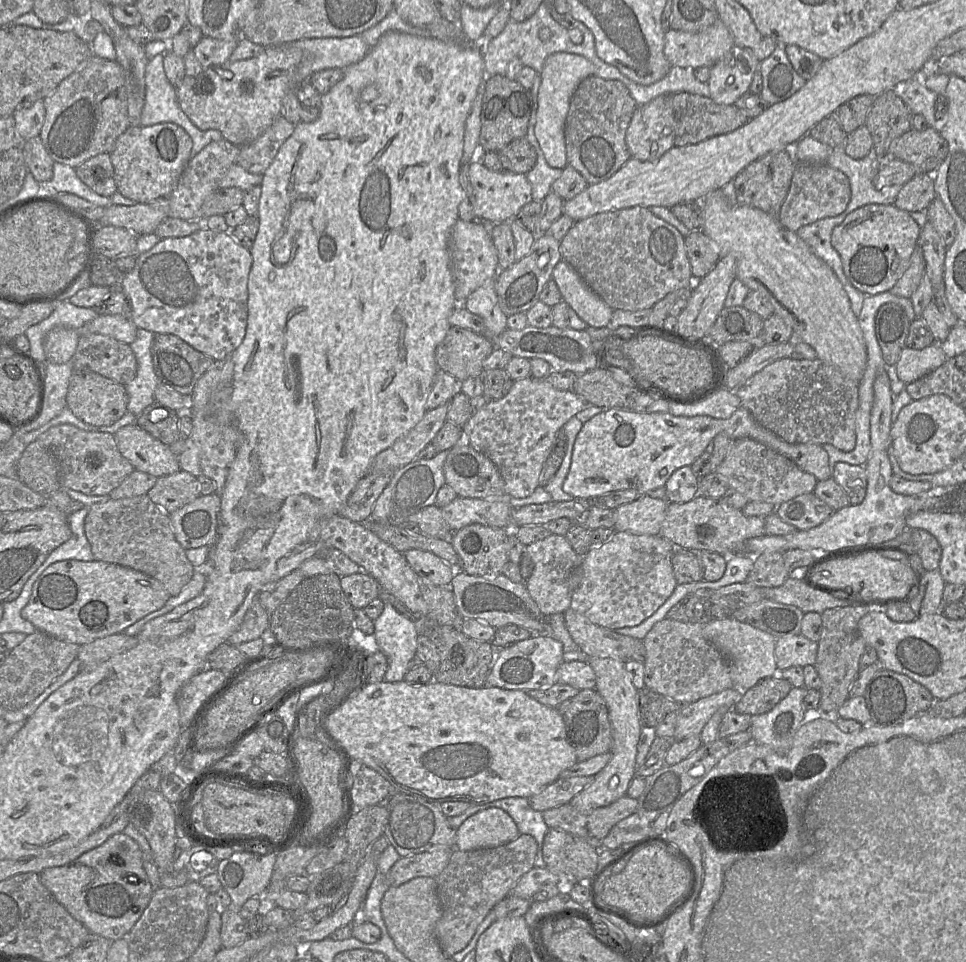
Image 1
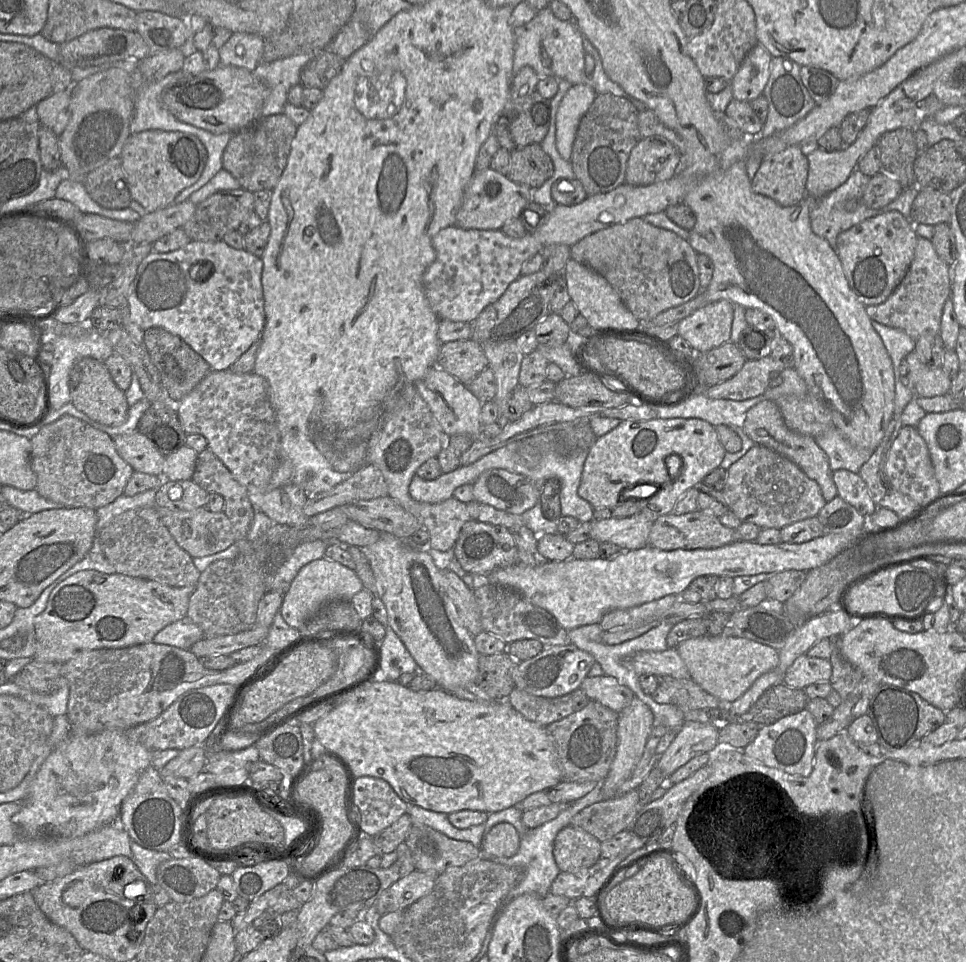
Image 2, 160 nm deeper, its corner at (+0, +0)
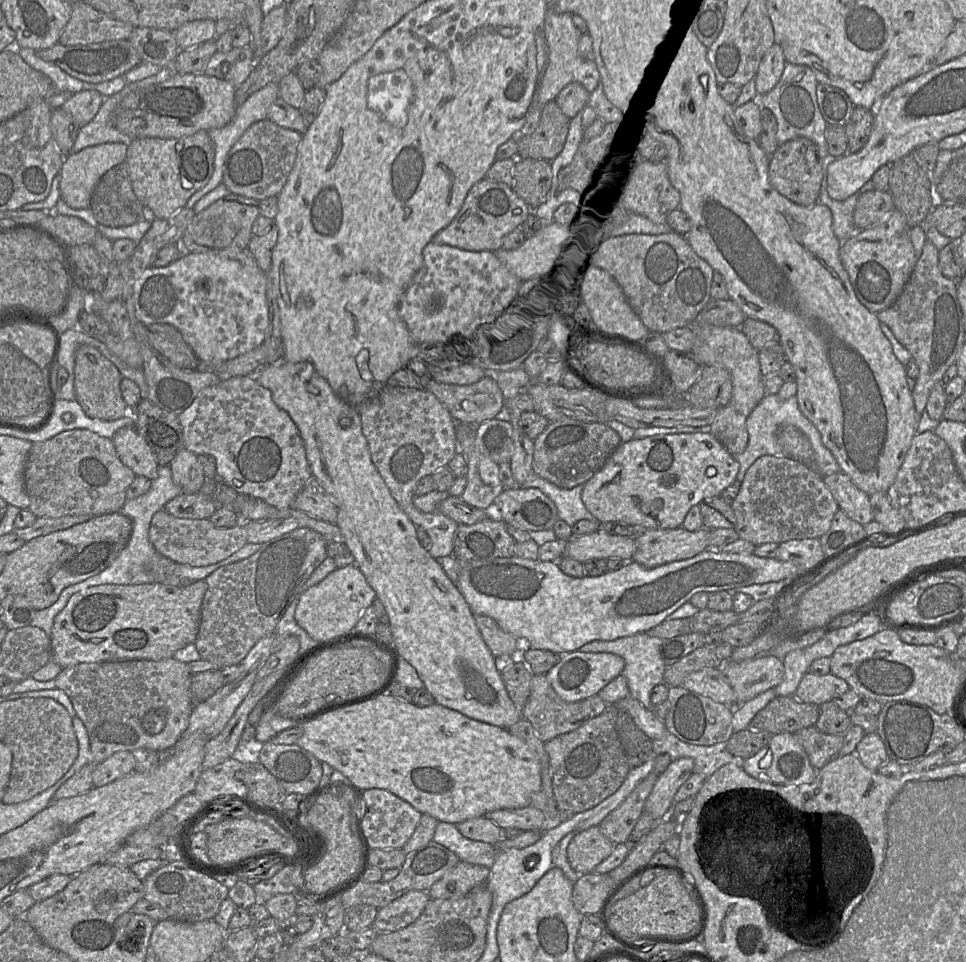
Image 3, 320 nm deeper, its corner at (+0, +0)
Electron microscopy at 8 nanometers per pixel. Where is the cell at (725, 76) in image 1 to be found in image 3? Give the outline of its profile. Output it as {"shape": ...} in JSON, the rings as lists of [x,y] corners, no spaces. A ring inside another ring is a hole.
{"shape":[[[774,44],[763,56],[757,73],[754,77],[758,96],[761,96],[775,87],[784,70],[786,60],[782,48]]]}

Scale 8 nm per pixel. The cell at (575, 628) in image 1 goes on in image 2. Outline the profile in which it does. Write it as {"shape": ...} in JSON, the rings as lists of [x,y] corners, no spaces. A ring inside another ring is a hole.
{"shape":[[[668,648],[662,652],[640,651],[631,659],[637,674],[651,674],[657,677],[671,676],[677,679],[690,679],[685,662],[676,649]]]}

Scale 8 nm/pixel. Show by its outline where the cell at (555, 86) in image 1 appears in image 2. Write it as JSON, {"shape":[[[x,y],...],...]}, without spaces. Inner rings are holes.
{"shape":[[[573,84],[567,90],[555,117],[556,147],[560,156],[570,161],[572,146],[581,118],[593,103],[596,93],[586,84]]]}

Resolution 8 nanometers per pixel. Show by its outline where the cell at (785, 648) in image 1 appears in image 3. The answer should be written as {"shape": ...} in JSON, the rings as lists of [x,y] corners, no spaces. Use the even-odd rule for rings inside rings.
{"shape":[[[808,671],[801,679],[794,697],[804,703],[820,706],[844,694],[849,689],[845,680],[832,673],[817,675]]]}

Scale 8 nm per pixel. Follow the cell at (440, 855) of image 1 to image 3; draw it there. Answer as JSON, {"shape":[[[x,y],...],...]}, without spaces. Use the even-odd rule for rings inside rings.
{"shape":[[[412,890],[378,908],[372,927],[377,933],[405,928],[422,914],[429,902],[427,891]]]}

